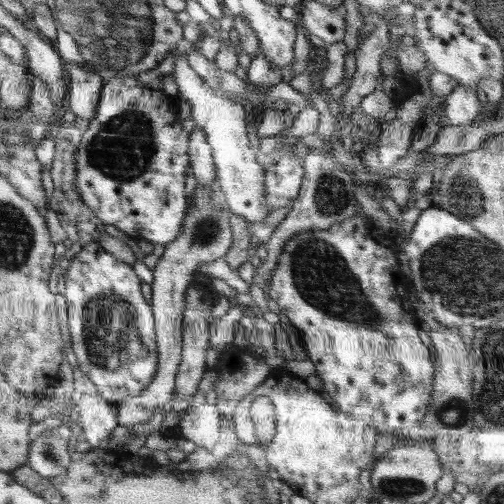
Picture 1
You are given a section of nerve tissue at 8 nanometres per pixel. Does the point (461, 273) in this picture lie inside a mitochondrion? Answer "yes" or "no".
yes

